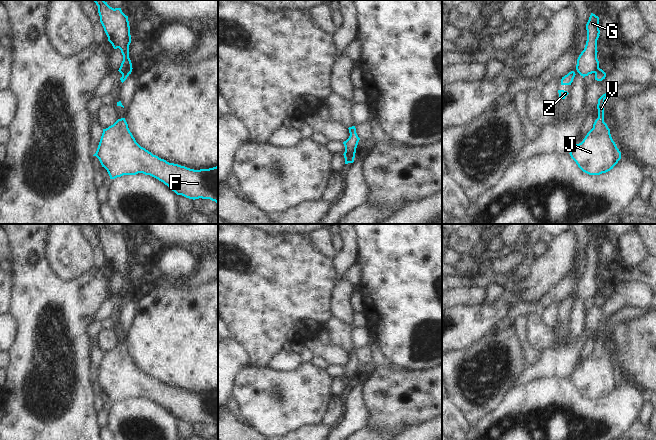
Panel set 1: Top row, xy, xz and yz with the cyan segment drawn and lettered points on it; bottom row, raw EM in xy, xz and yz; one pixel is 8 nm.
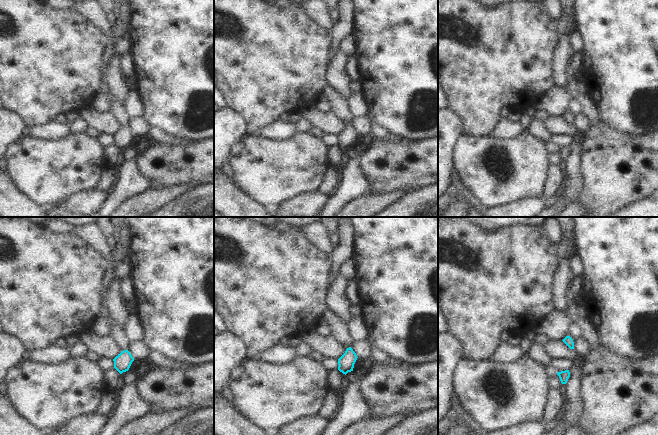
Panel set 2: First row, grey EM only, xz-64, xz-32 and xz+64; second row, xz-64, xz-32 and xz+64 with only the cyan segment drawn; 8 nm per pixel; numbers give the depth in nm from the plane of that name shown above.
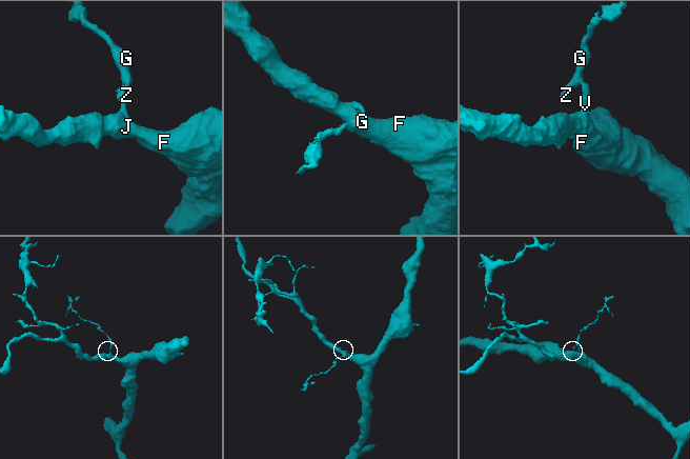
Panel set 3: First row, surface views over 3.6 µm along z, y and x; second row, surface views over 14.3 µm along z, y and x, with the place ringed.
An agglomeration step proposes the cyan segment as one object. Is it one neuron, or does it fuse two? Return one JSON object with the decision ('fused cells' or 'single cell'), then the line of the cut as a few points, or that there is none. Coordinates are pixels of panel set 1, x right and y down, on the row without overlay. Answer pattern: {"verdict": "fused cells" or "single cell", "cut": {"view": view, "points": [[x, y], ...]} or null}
{"verdict": "fused cells", "cut": {"view": "xz", "points": [[354, 378], [347, 377], [344, 379]]}}

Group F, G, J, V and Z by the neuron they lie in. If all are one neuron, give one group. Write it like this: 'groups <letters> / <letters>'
groups F J V / G Z

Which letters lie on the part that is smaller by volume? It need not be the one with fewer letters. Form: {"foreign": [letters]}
{"foreign": ["G", "Z"]}

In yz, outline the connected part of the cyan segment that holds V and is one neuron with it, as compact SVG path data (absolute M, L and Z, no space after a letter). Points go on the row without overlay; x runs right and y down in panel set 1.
M609 317L598 323L598 342L583 365L574 367L570 380L578 391L589 399L600 399L613 393L621 383L621 376L613 365L610 353L604 346L604 328Z

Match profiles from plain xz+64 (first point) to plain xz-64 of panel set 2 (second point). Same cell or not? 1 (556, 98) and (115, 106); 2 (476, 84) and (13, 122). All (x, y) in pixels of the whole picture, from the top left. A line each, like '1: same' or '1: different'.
1: same
2: different

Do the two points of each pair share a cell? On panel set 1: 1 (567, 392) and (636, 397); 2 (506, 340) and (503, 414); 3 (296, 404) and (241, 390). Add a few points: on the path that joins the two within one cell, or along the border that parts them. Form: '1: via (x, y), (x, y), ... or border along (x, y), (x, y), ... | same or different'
1: via (584, 406), (619, 406) | same
2: border along (517, 384), (487, 414) | different
3: via (282, 403), (272, 403), (263, 395), (255, 395) | same

